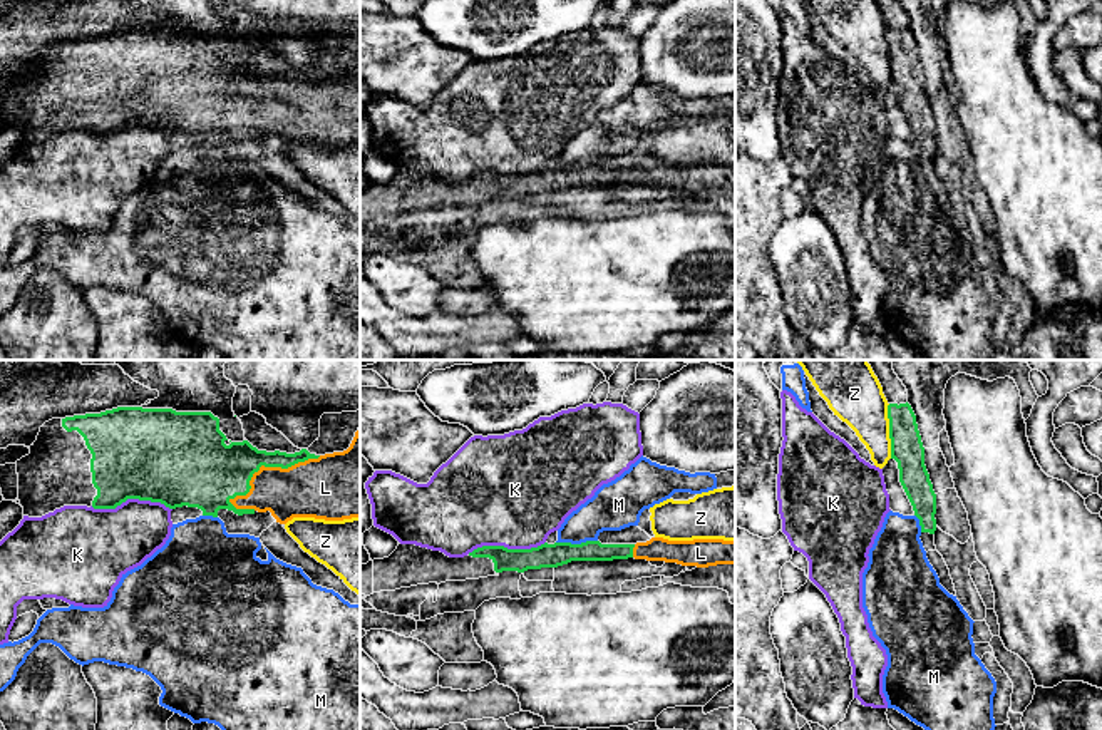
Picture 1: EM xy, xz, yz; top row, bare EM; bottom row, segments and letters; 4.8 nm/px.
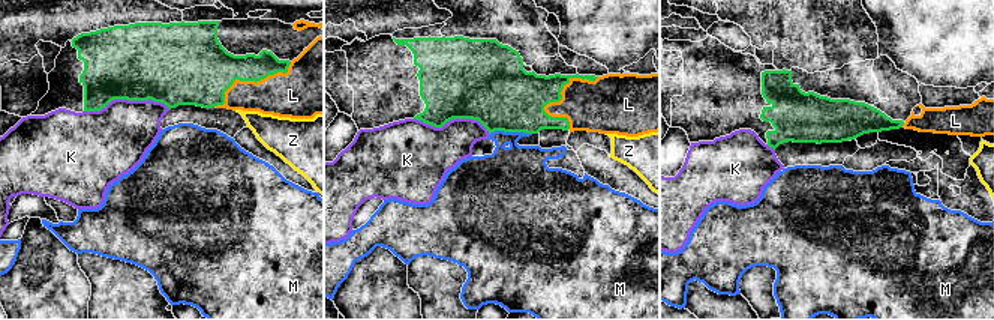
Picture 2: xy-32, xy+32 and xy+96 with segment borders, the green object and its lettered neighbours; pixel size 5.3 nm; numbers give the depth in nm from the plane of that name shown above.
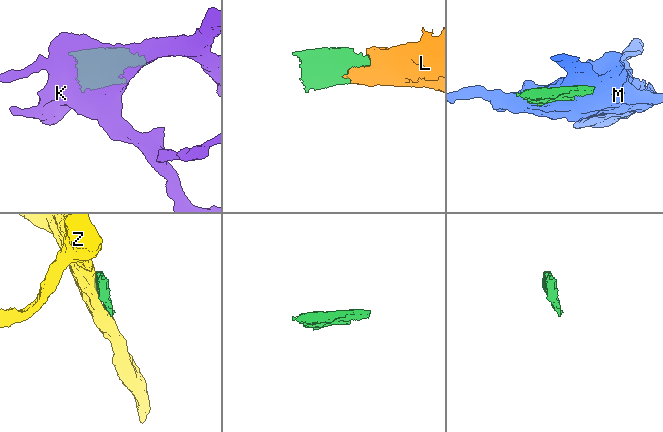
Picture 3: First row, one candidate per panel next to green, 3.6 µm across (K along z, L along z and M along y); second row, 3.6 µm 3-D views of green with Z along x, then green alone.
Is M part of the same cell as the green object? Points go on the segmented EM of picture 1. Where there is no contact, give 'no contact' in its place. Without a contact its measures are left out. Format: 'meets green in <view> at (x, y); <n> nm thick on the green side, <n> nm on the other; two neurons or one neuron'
meets green in xz at (576, 544); 110 nm thick on the green side, 220 nm on the other; two neurons

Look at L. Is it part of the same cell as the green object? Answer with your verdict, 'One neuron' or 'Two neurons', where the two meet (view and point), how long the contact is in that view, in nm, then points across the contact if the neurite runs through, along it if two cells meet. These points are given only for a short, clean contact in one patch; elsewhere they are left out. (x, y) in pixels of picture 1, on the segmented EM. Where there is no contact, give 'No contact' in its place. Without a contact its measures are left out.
One neuron. Touches green at xy (268, 466). Shared border 500 nm

